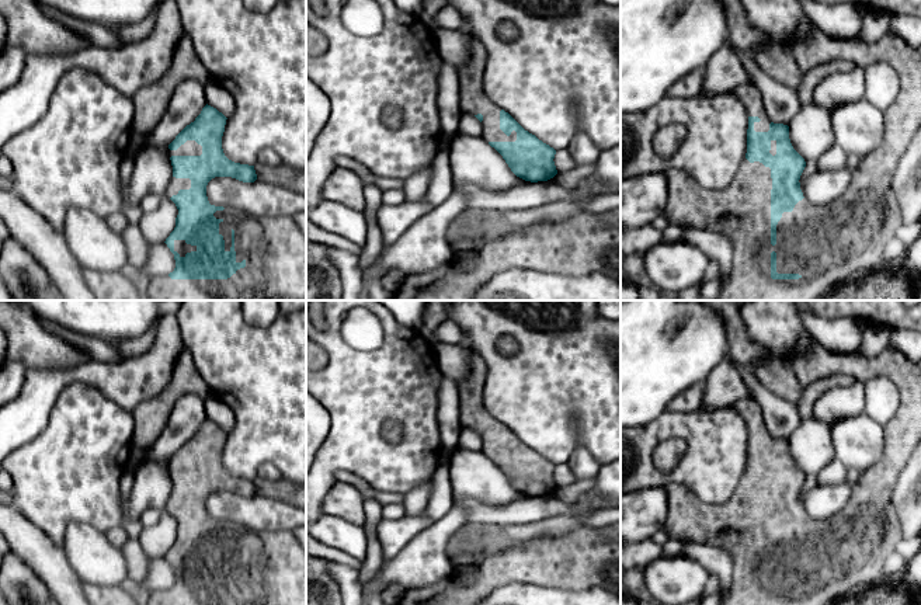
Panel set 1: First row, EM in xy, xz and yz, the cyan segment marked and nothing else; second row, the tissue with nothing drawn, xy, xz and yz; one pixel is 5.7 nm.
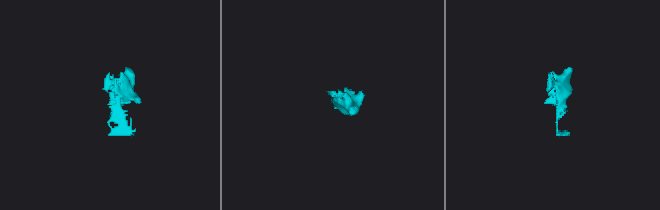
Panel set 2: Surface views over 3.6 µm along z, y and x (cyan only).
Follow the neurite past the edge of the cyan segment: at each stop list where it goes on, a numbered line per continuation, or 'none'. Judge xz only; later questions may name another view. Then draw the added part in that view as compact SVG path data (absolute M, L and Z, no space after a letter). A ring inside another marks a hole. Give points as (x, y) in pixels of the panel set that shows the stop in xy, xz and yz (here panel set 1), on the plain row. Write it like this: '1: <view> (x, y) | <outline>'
1: xz (473, 414) | M472 348L469 375L458 385L459 386L459 421L462 428L483 430L482 452L486 456L515 456L517 446L512 445L507 451L500 444L500 425L484 407L484 385L487 380L487 366L483 358Z

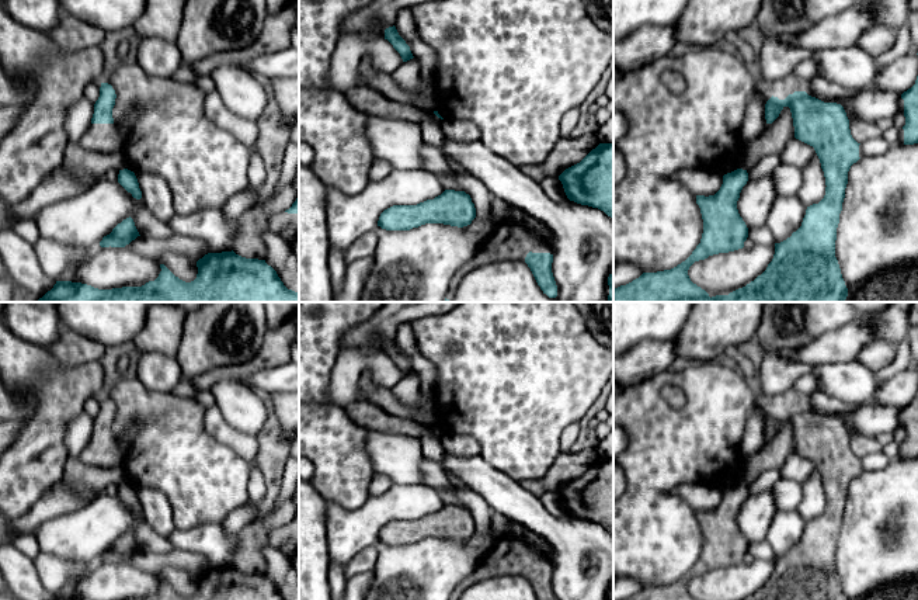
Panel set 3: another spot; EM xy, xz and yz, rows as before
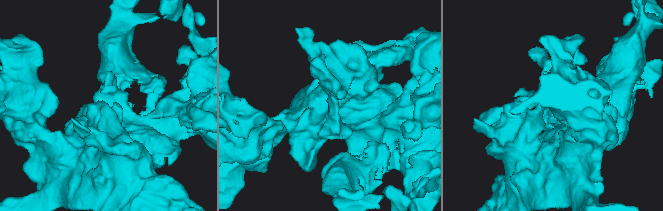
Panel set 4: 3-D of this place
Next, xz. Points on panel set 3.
1: xz (518, 558) | M505 535L500 540L500 544L507 544L508 551L501 556L487 561L484 568L477 568L476 572L459 582L453 587L449 600L459 600L462 593L470 586L486 579L495 576L525 576L529 566L553 569L550 555L535 552L514 537Z

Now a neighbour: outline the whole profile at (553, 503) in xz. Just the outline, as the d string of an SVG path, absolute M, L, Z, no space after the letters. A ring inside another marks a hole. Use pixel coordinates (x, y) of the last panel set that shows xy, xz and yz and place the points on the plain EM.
M546 492L540 496L545 509L554 517L568 516L559 492Z

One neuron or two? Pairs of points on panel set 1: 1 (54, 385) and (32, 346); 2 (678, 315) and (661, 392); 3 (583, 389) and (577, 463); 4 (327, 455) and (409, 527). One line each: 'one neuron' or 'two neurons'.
1: two neurons
2: one neuron
3: two neurons
4: two neurons

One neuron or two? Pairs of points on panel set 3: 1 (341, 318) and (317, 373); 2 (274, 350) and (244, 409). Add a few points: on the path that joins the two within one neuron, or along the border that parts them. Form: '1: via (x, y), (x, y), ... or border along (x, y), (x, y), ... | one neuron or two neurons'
1: via (327, 332), (317, 342), (317, 359) | one neuron
2: border along (243, 382), (218, 381), (211, 389) | two neurons

